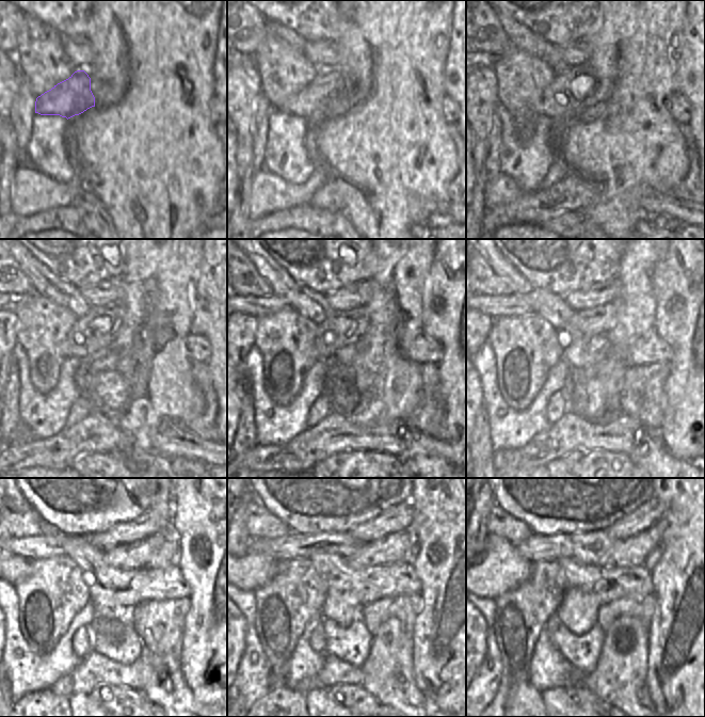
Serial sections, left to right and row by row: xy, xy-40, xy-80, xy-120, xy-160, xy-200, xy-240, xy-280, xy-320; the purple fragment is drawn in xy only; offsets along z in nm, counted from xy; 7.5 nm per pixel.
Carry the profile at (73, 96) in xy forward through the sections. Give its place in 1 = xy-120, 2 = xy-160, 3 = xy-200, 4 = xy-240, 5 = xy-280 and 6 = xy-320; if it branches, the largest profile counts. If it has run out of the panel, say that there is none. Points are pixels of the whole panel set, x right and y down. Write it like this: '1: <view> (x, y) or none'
1: xy-120 (90, 338)
2: xy-160 (343, 329)
3: xy-200 (598, 320)
4: xy-240 (135, 555)
5: xy-280 (391, 548)
6: xy-320 (633, 551)

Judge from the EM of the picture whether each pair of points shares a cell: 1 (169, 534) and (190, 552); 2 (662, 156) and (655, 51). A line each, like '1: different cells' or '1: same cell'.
1: different cells
2: same cell

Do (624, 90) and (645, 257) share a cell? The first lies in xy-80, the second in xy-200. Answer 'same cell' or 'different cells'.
same cell

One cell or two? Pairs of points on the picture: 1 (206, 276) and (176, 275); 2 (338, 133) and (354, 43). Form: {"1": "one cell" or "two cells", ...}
{"1": "two cells", "2": "one cell"}

